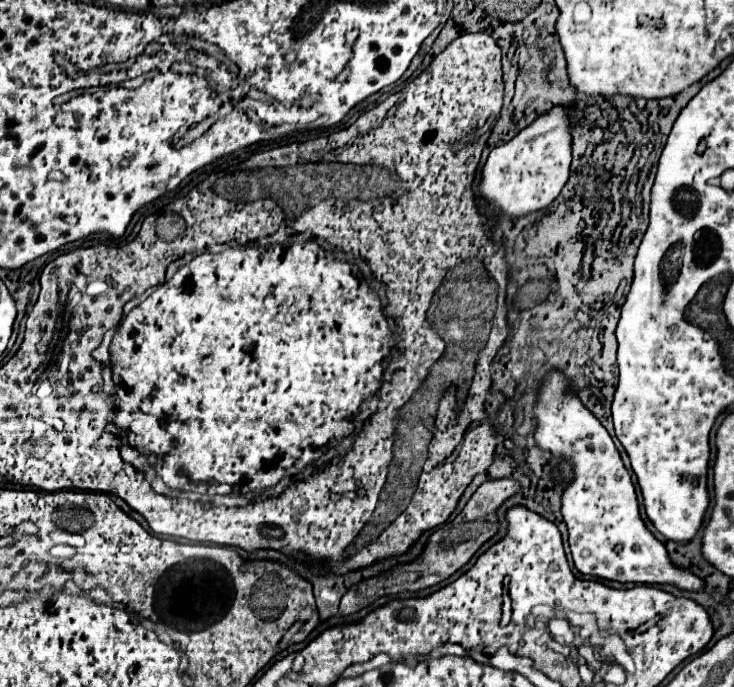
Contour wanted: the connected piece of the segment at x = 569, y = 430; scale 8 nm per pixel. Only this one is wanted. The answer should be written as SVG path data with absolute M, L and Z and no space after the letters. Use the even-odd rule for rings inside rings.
M550 370L550 374L546 376L538 392L534 416L538 420L536 444L542 450L550 452L552 456L562 456L564 460L568 460L574 470L574 482L564 490L564 496L562 496L562 516L568 526L568 534L570 534L568 542L570 542L576 570L586 576L596 576L596 578L612 580L620 584L668 584L670 582L670 584L676 584L680 590L702 590L704 582L688 570L678 570L670 562L664 544L656 540L654 534L646 528L644 520L640 518L634 484L630 480L628 470L624 468L624 462L610 434L592 416L592 412L576 398L576 394L570 392L568 380L560 370Z

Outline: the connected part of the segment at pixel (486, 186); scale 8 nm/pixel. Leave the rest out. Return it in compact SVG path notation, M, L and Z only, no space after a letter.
M554 106L548 114L536 118L532 126L518 132L510 142L490 152L480 184L486 202L500 206L508 216L524 216L548 208L554 202L568 180L572 160L570 122L566 112L568 108Z

